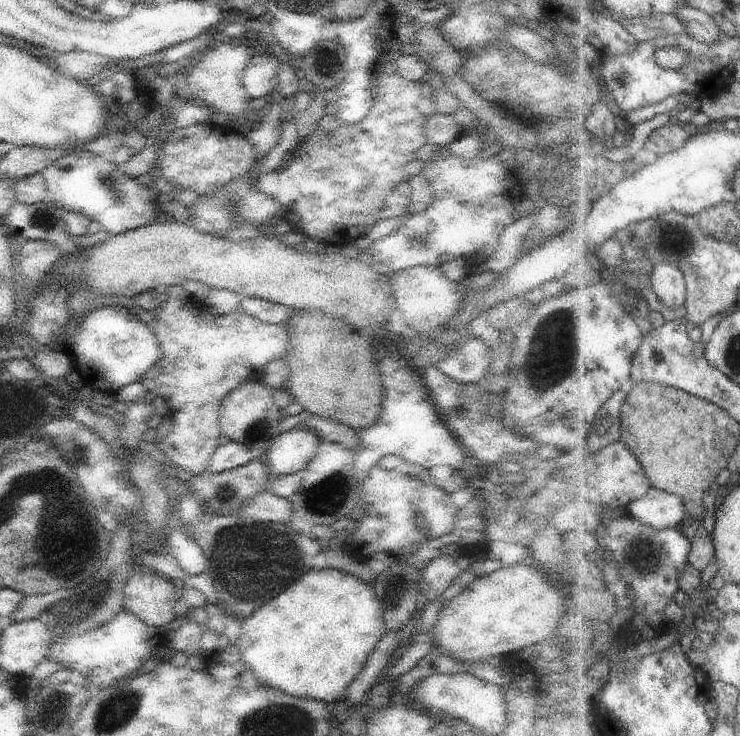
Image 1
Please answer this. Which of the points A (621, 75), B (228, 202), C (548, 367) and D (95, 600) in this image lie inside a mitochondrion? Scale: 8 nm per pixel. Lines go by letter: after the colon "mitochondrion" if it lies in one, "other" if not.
A: mitochondrion
B: mitochondrion
C: mitochondrion
D: mitochondrion

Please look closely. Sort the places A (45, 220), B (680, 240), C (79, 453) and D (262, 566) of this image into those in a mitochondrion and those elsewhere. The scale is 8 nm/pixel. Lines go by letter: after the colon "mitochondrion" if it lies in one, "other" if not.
A: mitochondrion
B: mitochondrion
C: mitochondrion
D: mitochondrion

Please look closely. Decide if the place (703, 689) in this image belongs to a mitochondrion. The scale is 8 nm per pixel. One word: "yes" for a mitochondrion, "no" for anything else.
no

